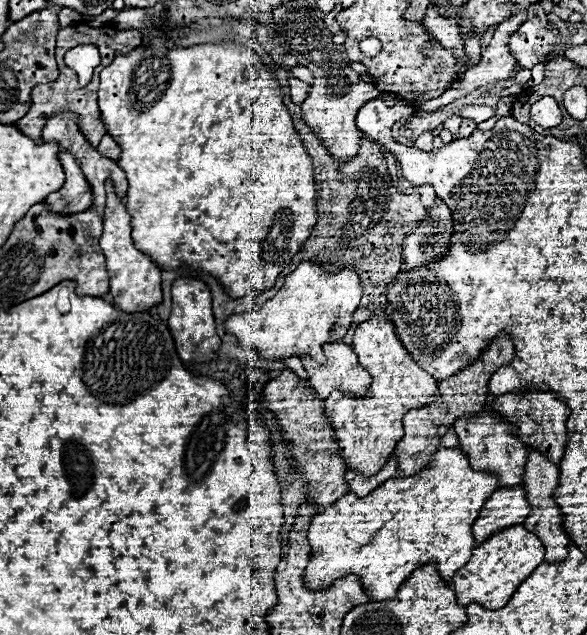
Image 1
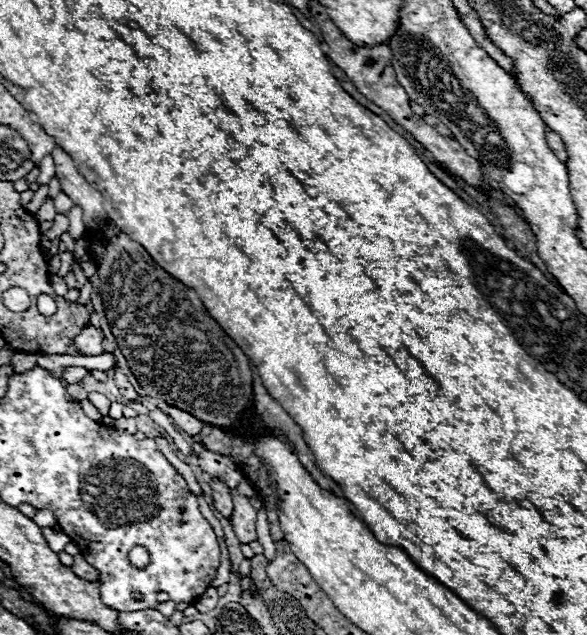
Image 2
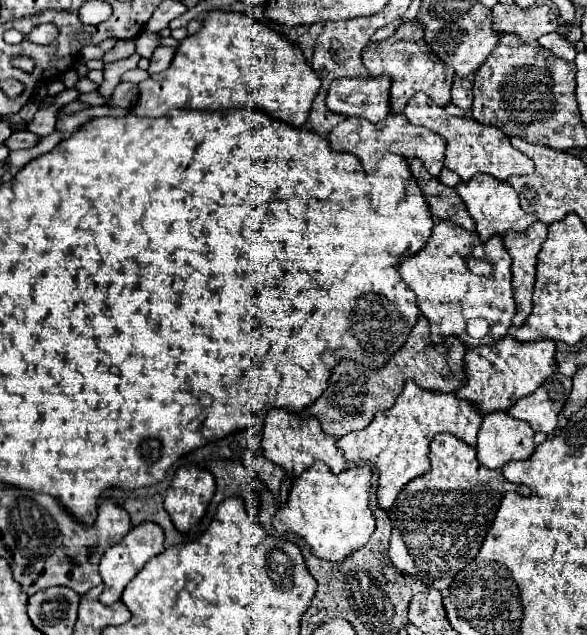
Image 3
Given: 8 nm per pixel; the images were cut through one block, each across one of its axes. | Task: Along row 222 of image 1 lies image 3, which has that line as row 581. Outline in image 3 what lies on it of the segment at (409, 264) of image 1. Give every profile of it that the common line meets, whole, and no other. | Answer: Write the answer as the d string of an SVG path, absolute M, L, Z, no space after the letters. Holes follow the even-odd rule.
M452 434L434 436L434 440L430 442L430 464L432 464L430 474L424 474L424 476L418 476L416 480L412 480L400 492L394 506L388 510L388 516L392 520L392 538L390 538L388 556L398 570L410 574L412 578L420 580L428 588L436 588L442 594L446 594L454 576L464 566L468 566L468 562L472 562L478 556L484 536L486 536L490 524L494 522L494 516L496 516L502 496L506 492L516 492L520 496L528 496L530 490L524 484L506 482L502 476L502 470L484 468L476 458L476 450L472 446L460 442Z

